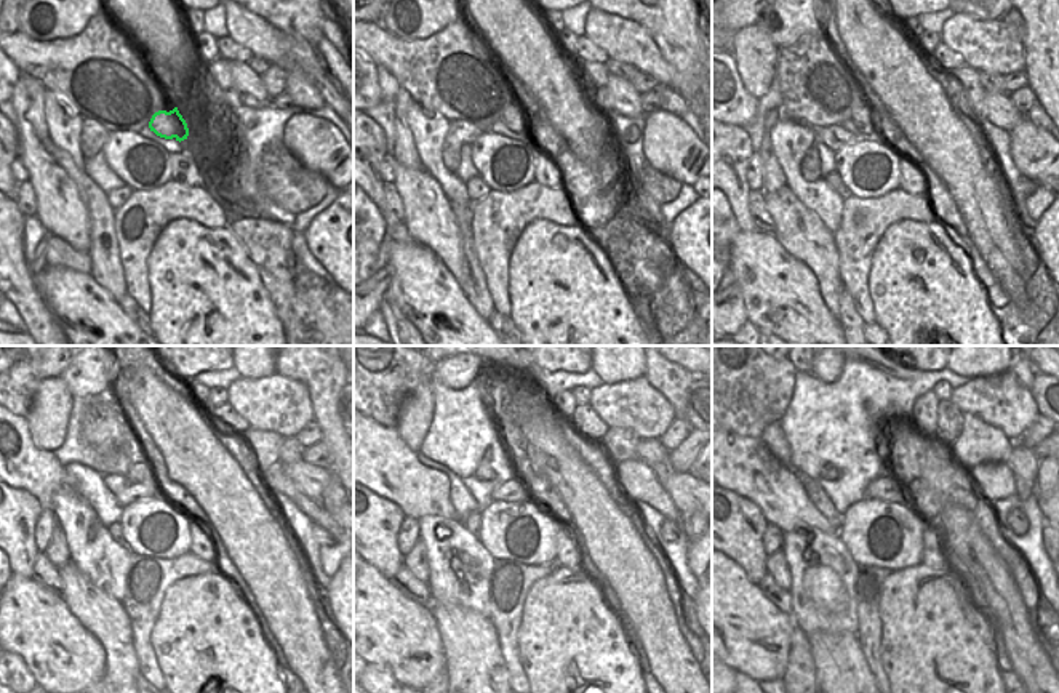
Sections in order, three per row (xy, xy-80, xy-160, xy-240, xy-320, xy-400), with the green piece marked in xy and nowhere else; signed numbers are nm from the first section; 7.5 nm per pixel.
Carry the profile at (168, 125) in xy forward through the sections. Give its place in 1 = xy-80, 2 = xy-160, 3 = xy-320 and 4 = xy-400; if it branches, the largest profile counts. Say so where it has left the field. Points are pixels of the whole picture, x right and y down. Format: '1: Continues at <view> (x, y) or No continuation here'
1: Continues at xy-80 (515, 119)
2: Continues at xy-160 (863, 116)
3: Continues at xy-320 (483, 471)
4: Continues at xy-400 (829, 472).

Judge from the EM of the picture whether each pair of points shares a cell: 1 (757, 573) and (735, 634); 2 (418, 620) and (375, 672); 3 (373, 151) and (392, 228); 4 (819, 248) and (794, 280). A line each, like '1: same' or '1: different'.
1: different
2: different
3: same
4: different

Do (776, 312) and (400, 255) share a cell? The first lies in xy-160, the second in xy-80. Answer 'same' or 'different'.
same

